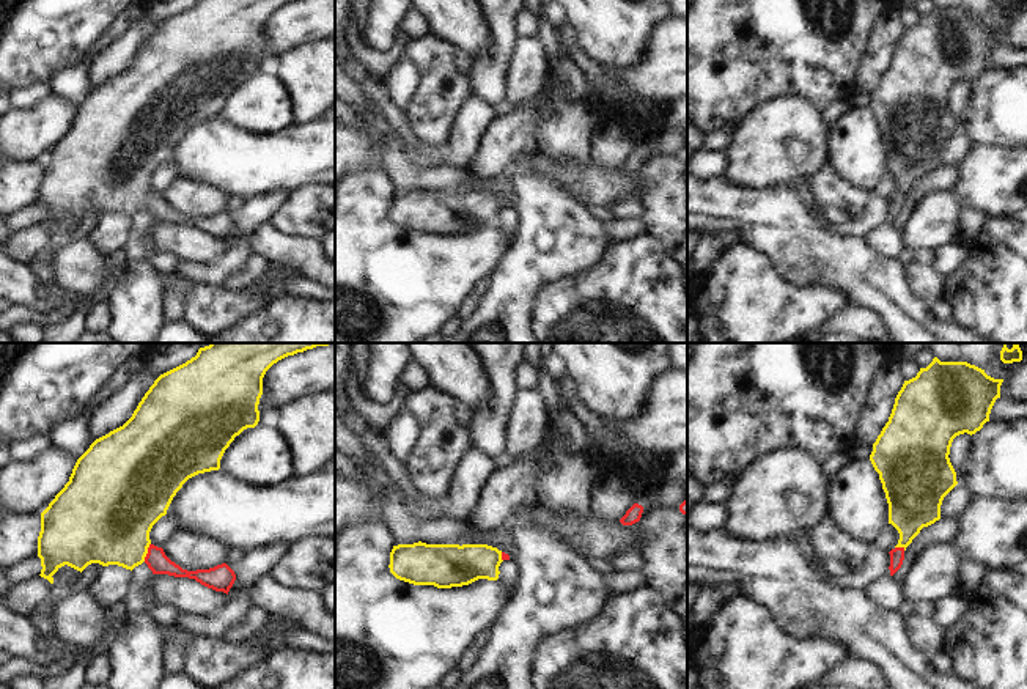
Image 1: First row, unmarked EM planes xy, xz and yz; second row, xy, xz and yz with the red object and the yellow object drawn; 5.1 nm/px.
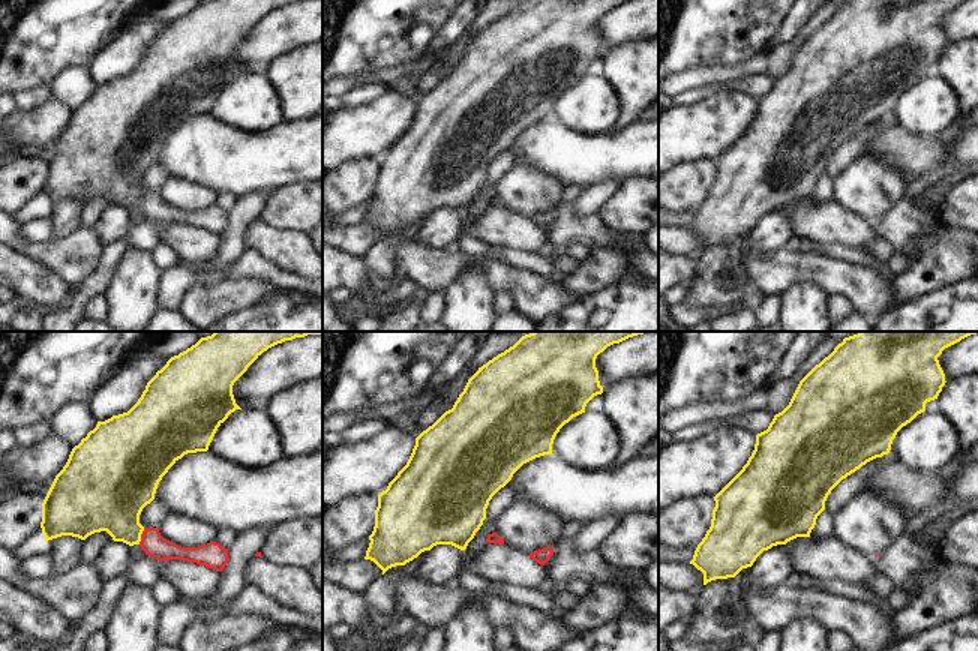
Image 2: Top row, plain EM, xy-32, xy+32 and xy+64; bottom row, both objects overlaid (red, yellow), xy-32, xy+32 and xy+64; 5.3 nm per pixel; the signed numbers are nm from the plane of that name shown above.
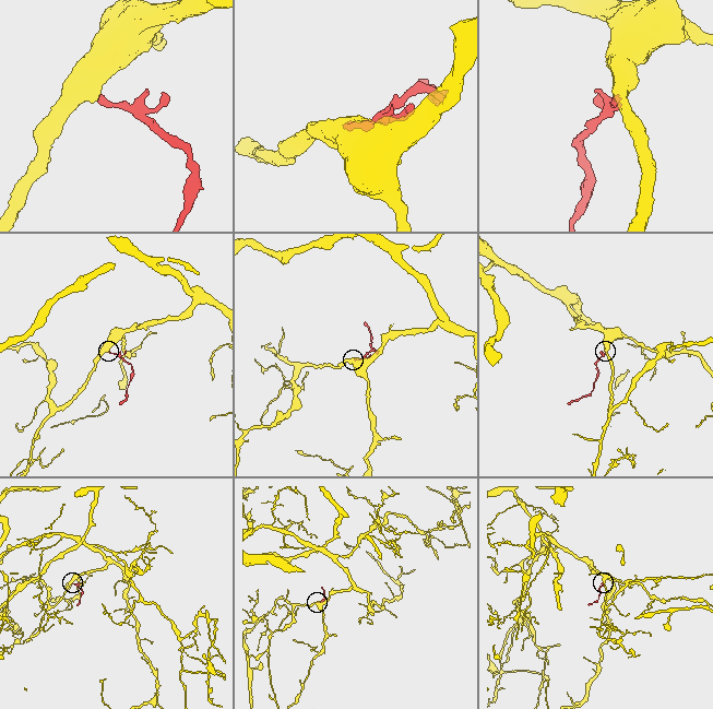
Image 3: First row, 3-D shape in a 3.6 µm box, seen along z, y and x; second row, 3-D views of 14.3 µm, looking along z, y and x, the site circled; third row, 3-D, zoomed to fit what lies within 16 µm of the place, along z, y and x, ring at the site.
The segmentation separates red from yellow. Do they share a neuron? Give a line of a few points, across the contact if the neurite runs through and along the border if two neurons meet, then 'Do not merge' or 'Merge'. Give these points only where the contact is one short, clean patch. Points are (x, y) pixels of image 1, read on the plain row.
Line: xy (158, 210), (148, 200), (139, 197), (110, 169). Merge.

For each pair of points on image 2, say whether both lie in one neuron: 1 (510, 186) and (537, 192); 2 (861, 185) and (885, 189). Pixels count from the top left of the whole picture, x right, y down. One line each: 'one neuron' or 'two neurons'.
1: one neuron
2: one neuron

